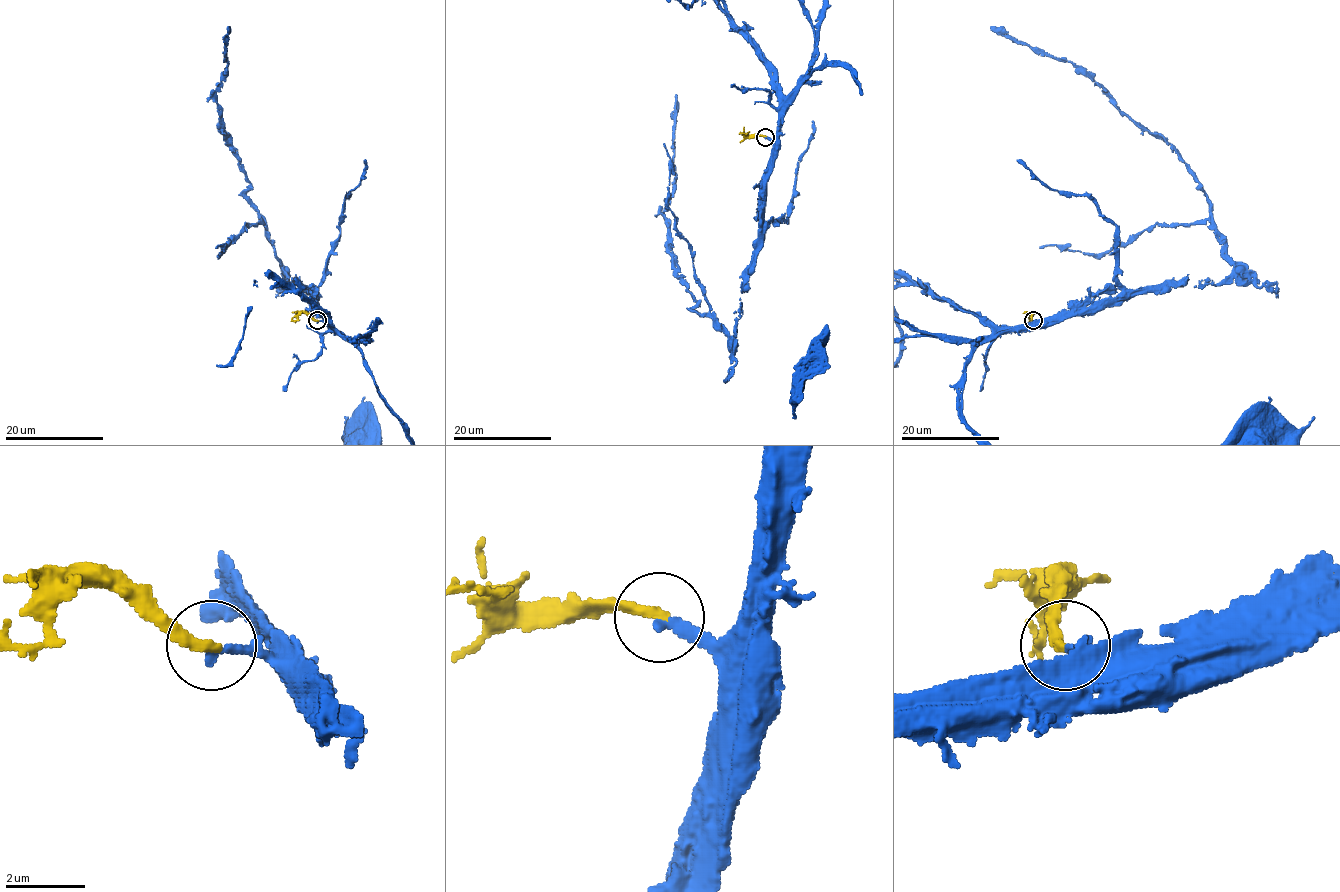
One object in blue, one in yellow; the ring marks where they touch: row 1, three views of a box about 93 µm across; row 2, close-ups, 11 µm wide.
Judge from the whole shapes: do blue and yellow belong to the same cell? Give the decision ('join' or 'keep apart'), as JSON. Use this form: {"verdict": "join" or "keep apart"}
{"verdict": "join"}

